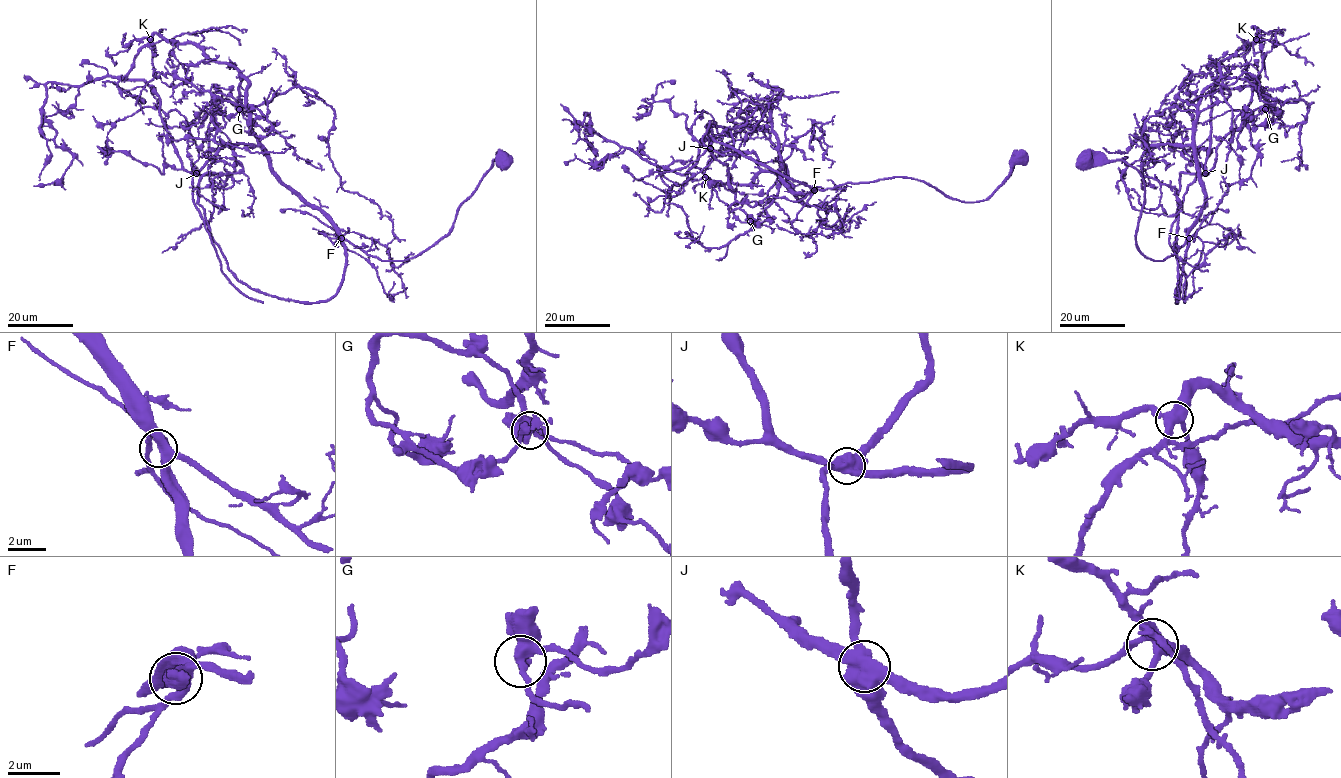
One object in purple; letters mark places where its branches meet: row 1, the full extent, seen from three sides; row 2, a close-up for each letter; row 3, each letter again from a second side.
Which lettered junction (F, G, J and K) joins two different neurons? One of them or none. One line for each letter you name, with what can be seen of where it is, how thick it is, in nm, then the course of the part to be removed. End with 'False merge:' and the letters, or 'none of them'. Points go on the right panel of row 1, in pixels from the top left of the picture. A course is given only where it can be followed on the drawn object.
J: at (1205, 173); 600 nm thick; foreign part runs (1205, 174), (1216, 146), (1265, 105), (1260, 92), (1268, 116), (1254, 127)
False merge: J

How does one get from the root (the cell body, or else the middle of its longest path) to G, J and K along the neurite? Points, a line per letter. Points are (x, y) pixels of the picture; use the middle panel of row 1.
G: (1022, 157), (981, 201), (904, 177), (813, 190), (711, 124), (733, 140), (712, 153), (729, 212), (750, 221)
J: (1022, 157), (984, 200), (962, 202), (904, 177), (813, 190), (715, 142), (715, 124), (733, 146), (710, 148)
K: (1022, 157), (976, 202), (904, 177), (792, 194), (782, 161), (784, 180), (771, 171), (748, 184), (705, 177)

